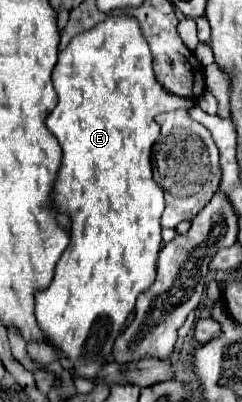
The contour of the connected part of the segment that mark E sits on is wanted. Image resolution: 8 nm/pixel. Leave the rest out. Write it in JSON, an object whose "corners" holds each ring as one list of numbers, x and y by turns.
{"corners":[[109,16,107,20,99,22,91,30,85,30,83,34,77,34,75,38,71,38,67,48,63,52,59,52,59,62,53,70,53,86,57,90,59,102,47,118,47,128,55,134,55,138,59,140,59,144,63,148,63,164,61,164,61,170,59,170,59,178,57,178,57,184,55,184,53,198,55,198,57,210,71,216,73,226,71,226,71,242,69,242,67,250,63,252,63,258,59,260,59,264,55,268,53,282,49,284,49,288,35,294,35,316,37,316,39,328,49,336,53,346,59,348,61,354,75,364,75,376,79,376,79,378,95,378,95,374,103,368,105,358,113,350,115,338,121,334,129,314,135,308,137,296,147,286,151,286,151,282,155,280,155,264,157,264,159,244,161,244,159,220,161,220,161,214,163,214,163,190,155,184,153,172,151,172,151,146,159,138,159,124,155,122,155,116,159,112,169,112,169,110,175,110,175,108,189,110,195,102,191,102,191,98,179,98,175,94,171,96,167,90,163,90,163,86,159,86,159,82,153,76,151,62,153,62,153,56,151,56,147,40,141,34,139,22,133,16]]}

